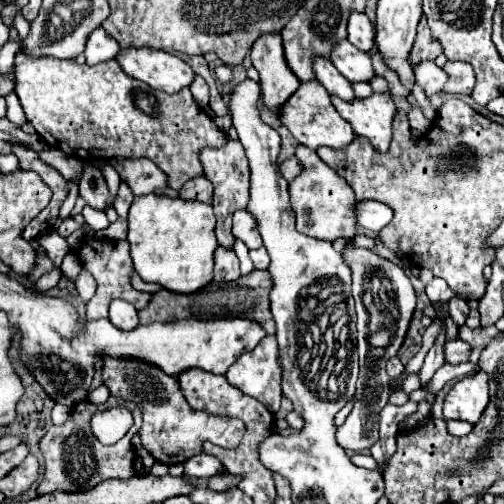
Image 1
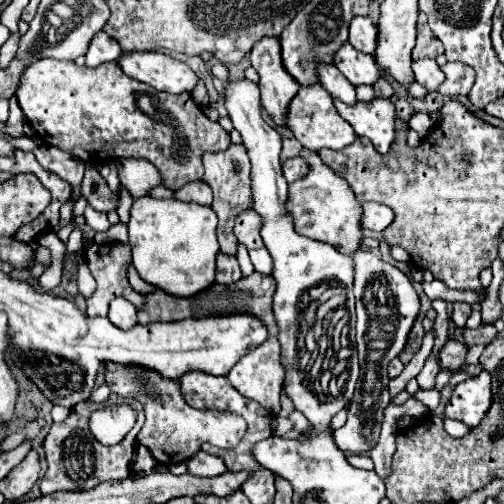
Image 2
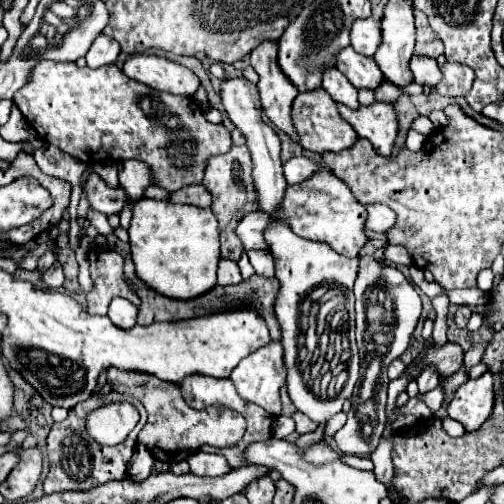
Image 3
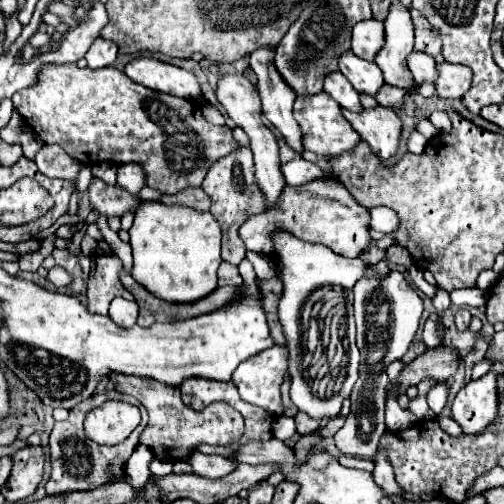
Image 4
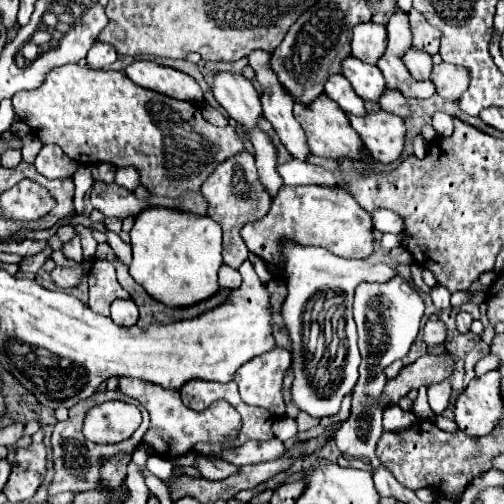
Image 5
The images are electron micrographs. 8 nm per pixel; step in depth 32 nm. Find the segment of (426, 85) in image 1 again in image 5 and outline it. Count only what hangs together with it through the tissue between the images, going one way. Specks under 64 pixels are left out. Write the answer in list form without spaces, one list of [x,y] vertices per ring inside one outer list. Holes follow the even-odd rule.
[[[408,50],[404,54],[404,64],[406,68],[410,70],[410,74],[416,78],[416,80],[430,80],[432,76],[432,56],[426,54],[426,52],[420,52],[420,50]]]

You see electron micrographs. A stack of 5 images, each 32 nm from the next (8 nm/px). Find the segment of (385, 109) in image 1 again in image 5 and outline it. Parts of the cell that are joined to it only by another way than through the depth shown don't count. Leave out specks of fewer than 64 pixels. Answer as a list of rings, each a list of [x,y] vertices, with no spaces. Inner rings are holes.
[[[378,110],[366,112],[364,116],[348,116],[348,120],[376,162],[390,164],[400,156],[406,134],[406,126],[400,116]]]

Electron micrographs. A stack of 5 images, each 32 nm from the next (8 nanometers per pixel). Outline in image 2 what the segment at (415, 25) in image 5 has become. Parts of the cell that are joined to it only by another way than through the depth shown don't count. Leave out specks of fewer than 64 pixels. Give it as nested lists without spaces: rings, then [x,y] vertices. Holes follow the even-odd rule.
[[[420,11],[418,15],[418,36],[416,36],[416,44],[412,50],[412,60],[422,60],[422,58],[436,58],[444,52],[440,40],[436,40],[436,36],[432,34],[432,30],[428,28],[426,22],[426,14]]]

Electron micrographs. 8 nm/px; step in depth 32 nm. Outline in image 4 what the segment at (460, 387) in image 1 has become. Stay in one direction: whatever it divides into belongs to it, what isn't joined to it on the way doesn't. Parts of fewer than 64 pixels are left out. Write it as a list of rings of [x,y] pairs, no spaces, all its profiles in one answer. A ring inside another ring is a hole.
[[[488,372],[460,388],[452,402],[452,418],[466,434],[482,432],[496,418],[496,374]]]

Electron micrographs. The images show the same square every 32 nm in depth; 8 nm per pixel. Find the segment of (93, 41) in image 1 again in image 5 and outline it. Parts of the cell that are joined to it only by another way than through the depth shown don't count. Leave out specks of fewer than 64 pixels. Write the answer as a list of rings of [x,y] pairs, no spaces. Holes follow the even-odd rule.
[[[96,40],[96,44],[90,48],[86,60],[88,60],[90,68],[104,68],[104,66],[110,66],[116,60],[116,56],[118,54],[116,54],[116,48],[112,48],[112,44]]]

